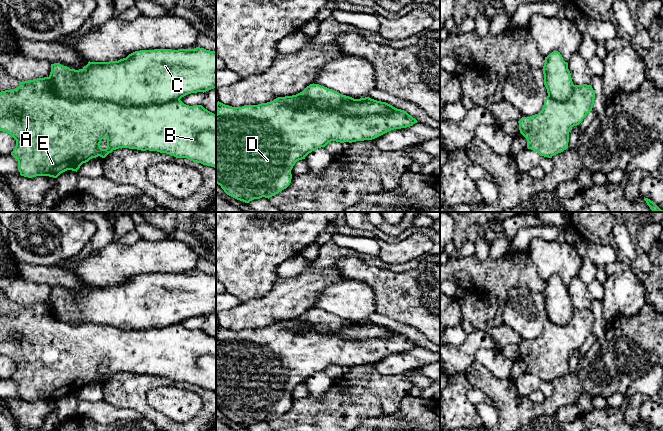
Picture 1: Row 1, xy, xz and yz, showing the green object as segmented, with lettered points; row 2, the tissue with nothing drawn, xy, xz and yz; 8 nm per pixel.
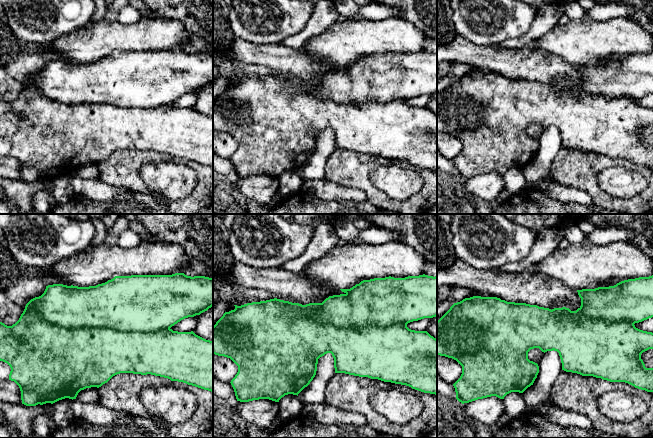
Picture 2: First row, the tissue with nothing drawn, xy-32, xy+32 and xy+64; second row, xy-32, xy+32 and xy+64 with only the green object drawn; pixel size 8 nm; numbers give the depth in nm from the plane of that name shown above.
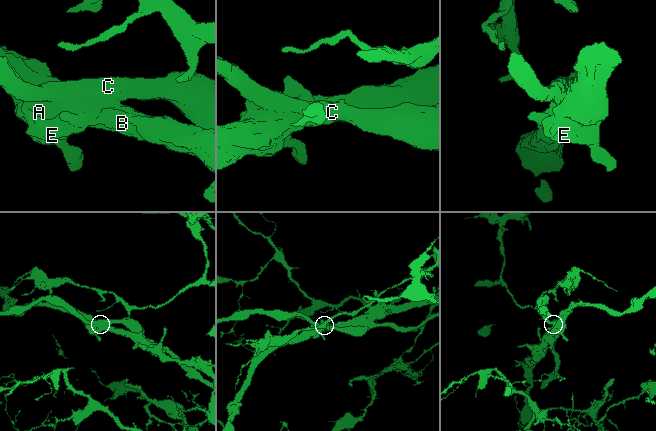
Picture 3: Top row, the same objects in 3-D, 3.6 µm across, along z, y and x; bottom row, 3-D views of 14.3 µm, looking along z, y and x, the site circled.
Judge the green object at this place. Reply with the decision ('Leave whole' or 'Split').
Split

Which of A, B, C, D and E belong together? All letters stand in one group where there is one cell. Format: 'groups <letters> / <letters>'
groups A B D E / C

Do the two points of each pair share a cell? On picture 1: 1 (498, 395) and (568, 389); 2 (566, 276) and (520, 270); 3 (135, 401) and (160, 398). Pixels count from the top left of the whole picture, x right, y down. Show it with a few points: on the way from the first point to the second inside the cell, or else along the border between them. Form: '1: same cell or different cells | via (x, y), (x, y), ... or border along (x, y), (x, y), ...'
1: same cell | via (515, 409), (541, 409), (551, 404)
2: different cells | border along (527, 251), (536, 273), (544, 281)
3: different cells | border along (160, 385), (148, 391), (147, 402), (163, 416)

